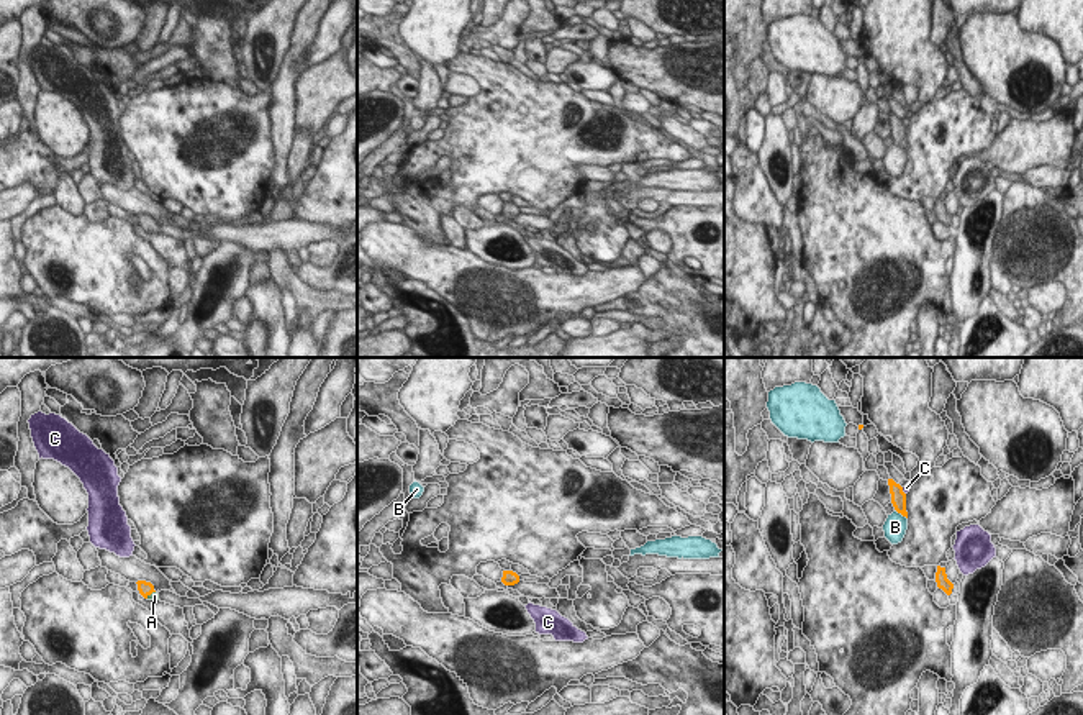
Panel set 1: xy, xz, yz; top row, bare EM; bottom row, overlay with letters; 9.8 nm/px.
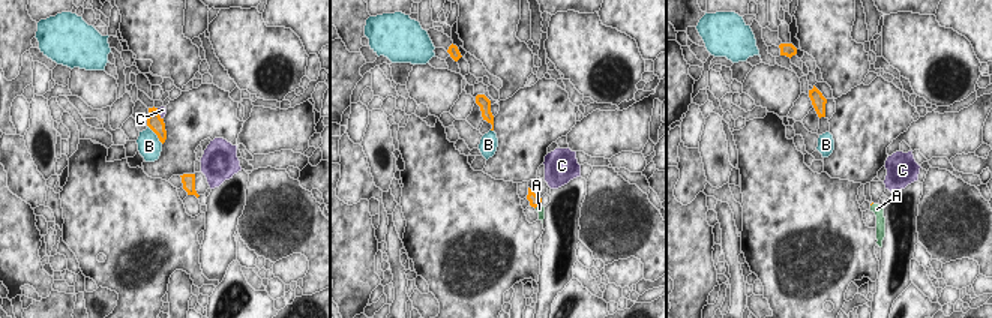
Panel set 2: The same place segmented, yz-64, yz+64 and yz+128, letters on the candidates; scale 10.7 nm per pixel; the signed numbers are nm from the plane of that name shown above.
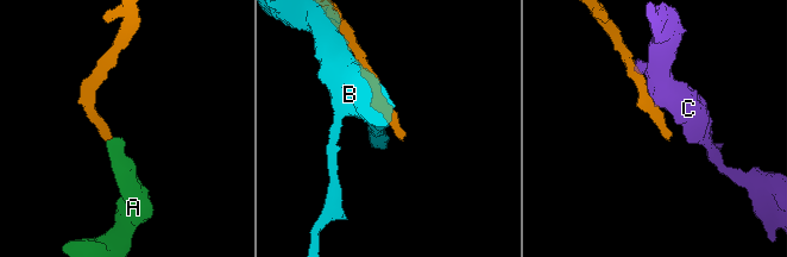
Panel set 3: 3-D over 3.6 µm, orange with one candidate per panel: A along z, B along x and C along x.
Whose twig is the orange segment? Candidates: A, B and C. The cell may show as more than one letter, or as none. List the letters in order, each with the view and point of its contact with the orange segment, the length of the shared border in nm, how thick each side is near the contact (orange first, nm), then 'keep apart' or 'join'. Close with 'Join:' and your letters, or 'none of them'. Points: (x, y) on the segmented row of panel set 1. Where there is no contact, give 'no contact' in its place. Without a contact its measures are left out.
A: meets orange in xy at (149, 594); contact 120 nm long; 130 nm thick on the orange side, 90 nm on the other; join
B: meets orange in yz at (901, 514); contact 160 nm long; 160 nm thick on the orange side, 240 nm on the other; keep apart
C: meets orange in yz at (901, 491); contact 90 nm long; 160 nm thick on the orange side, 60 nm on the other; keep apart
Join: A

